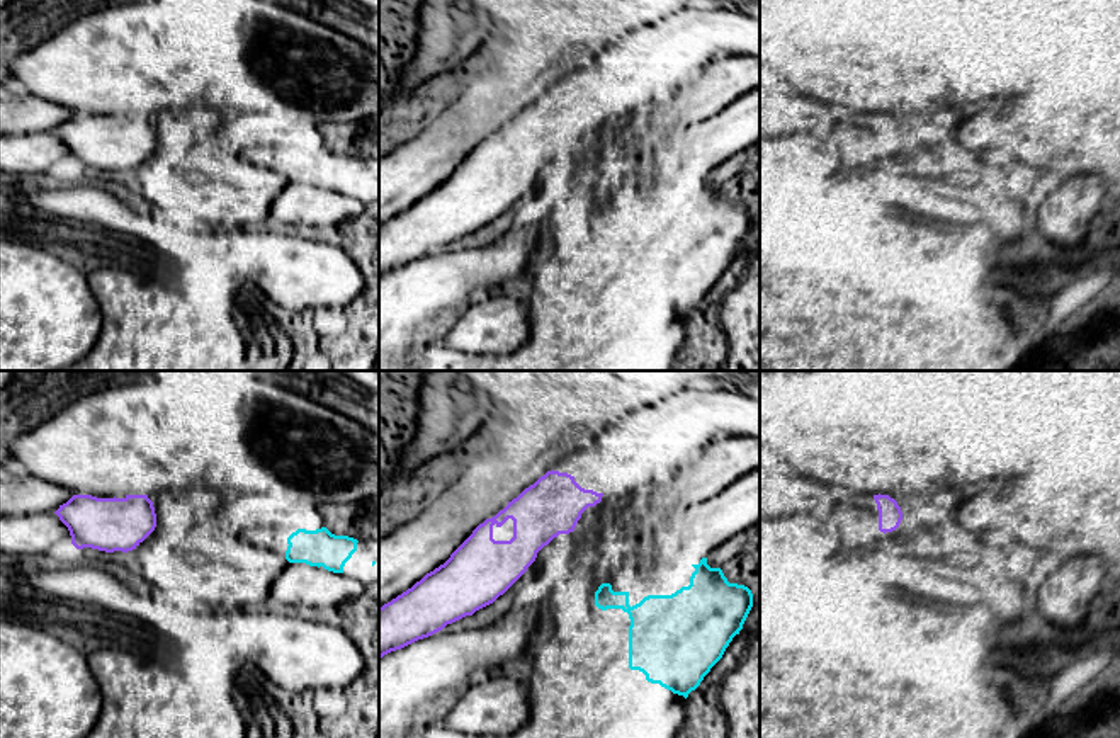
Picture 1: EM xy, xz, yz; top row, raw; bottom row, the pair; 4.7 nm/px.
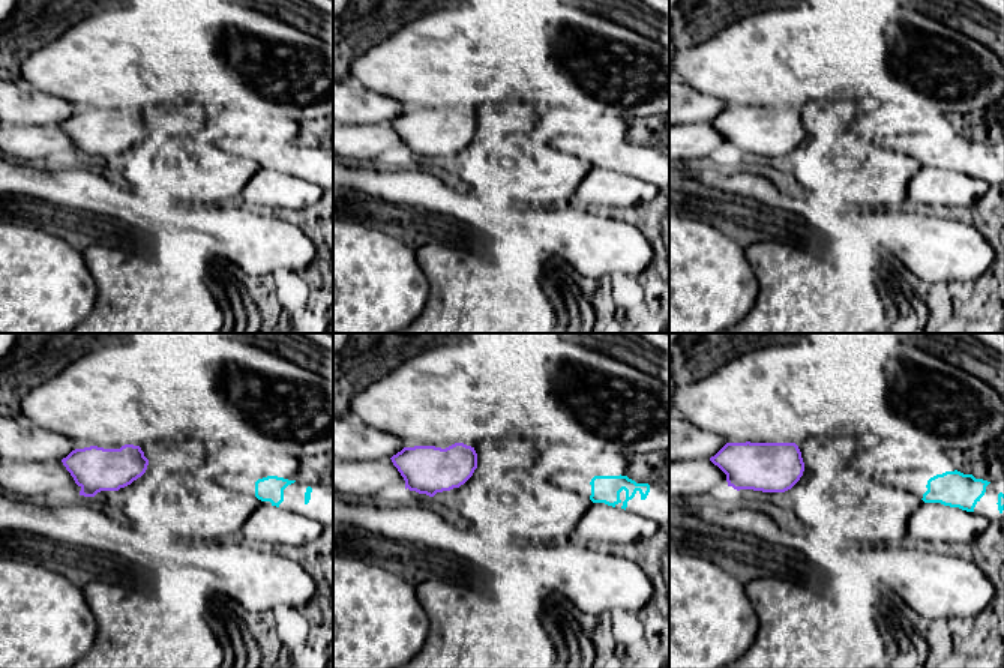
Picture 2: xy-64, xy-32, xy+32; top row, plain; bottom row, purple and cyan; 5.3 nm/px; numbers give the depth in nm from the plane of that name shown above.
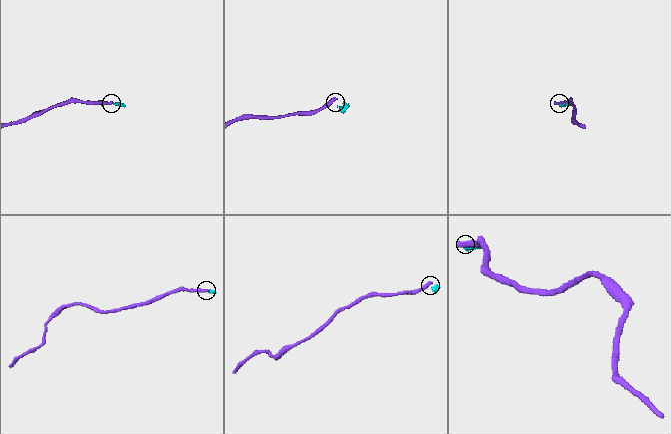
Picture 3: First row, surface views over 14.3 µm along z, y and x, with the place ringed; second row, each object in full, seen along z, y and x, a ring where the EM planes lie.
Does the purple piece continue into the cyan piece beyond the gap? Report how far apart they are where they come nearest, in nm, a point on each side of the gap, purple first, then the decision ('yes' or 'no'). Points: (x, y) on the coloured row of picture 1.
gap 280 nm; span xz (571, 531), (602, 584); no

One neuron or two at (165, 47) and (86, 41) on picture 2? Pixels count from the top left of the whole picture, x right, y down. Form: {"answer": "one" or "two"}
{"answer": "one"}

